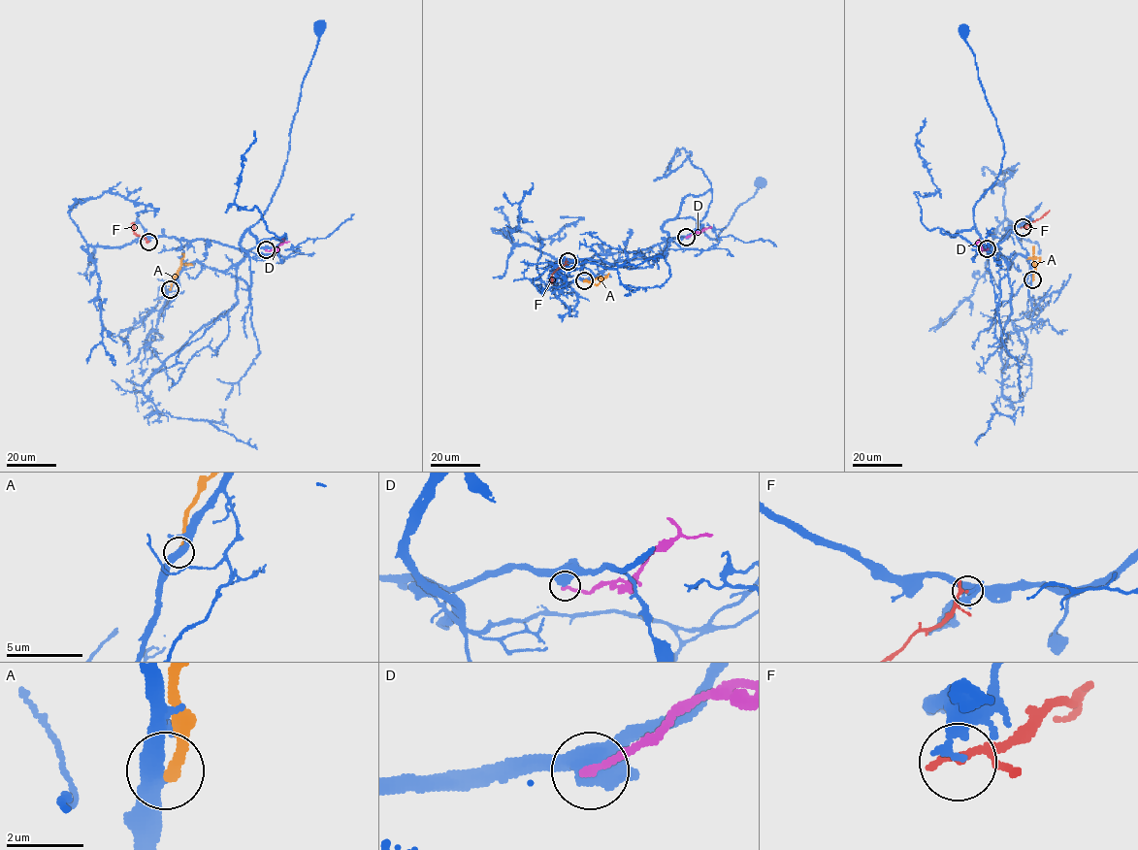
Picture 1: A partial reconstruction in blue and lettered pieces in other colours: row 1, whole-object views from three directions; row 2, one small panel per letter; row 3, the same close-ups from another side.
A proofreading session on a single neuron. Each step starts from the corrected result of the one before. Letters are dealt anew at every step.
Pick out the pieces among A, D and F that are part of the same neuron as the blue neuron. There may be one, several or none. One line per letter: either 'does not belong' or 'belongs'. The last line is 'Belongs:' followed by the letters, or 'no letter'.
A: does not belong
D: does not belong
F: does not belong
Belongs: no letter

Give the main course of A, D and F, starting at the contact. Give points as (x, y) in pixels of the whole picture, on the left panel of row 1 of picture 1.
A: (170, 289), (181, 264), (193, 265)
D: (265, 249), (270, 250), (289, 242)
F: (148, 242), (135, 234), (131, 223)

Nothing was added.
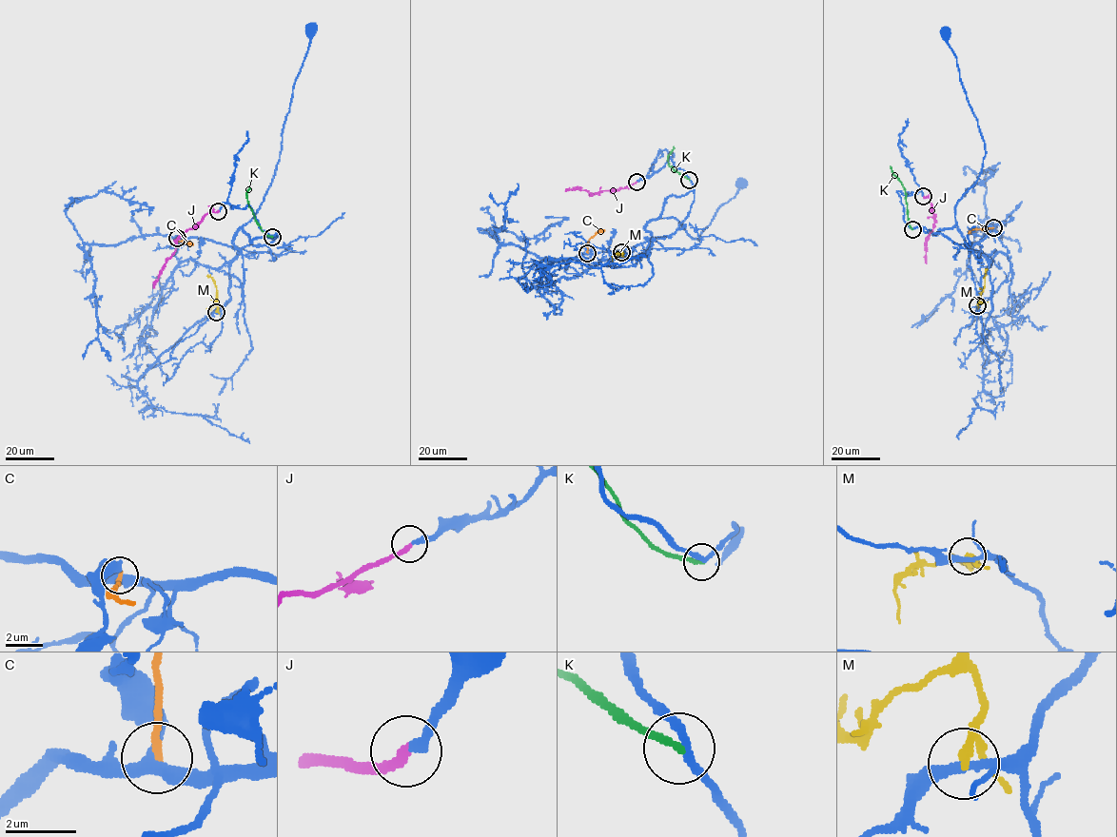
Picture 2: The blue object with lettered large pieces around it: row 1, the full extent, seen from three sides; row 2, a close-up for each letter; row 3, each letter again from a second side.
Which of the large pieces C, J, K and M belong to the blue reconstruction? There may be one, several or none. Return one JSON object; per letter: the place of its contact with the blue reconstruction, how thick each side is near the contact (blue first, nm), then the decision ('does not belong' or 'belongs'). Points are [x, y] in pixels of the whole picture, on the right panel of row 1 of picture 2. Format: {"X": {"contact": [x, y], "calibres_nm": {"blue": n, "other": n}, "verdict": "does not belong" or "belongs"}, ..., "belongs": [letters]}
{"C": {"contact": [993, 227], "calibres_nm": {"blue": 360, "other": 200}, "verdict": "does not belong"}, "J": {"contact": [923, 196], "calibres_nm": {"blue": 240, "other": 240}, "verdict": "belongs"}, "K": {"contact": [912, 229], "calibres_nm": {"blue": 220, "other": 200}, "verdict": "does not belong"}, "M": {"contact": [977, 305], "calibres_nm": {"blue": 220, "other": 150}, "verdict": "does not belong"}, "belongs": ["J"]}

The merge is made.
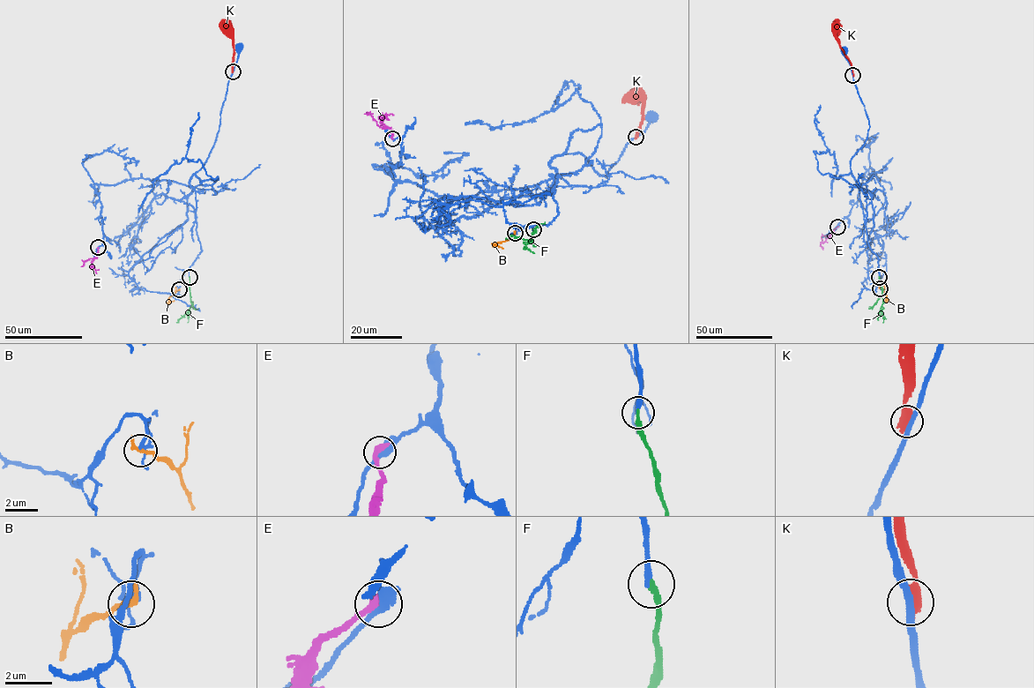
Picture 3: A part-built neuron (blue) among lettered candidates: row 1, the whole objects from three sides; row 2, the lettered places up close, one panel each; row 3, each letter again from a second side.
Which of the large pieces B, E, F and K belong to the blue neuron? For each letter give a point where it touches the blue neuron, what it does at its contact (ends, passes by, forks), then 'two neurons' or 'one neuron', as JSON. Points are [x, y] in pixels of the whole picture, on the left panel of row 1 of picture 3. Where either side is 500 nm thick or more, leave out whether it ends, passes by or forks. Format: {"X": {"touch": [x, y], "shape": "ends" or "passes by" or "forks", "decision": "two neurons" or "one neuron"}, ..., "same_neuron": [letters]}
{"B": {"touch": [179, 289], "shape": "ends", "decision": "two neurons"}, "E": {"touch": [98, 247], "shape": "ends", "decision": "two neurons"}, "F": {"touch": [189, 277], "shape": "ends", "decision": "one neuron"}, "K": {"touch": [233, 71], "decision": "two neurons"}, "same_neuron": ["F"]}

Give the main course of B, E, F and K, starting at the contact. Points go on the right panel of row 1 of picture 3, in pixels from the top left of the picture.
B: (880, 288), (888, 299)
E: (837, 227), (821, 243), (822, 249)
F: (879, 277), (883, 302), (877, 317), (878, 320)
K: (852, 75), (851, 63), (836, 37), (837, 18)

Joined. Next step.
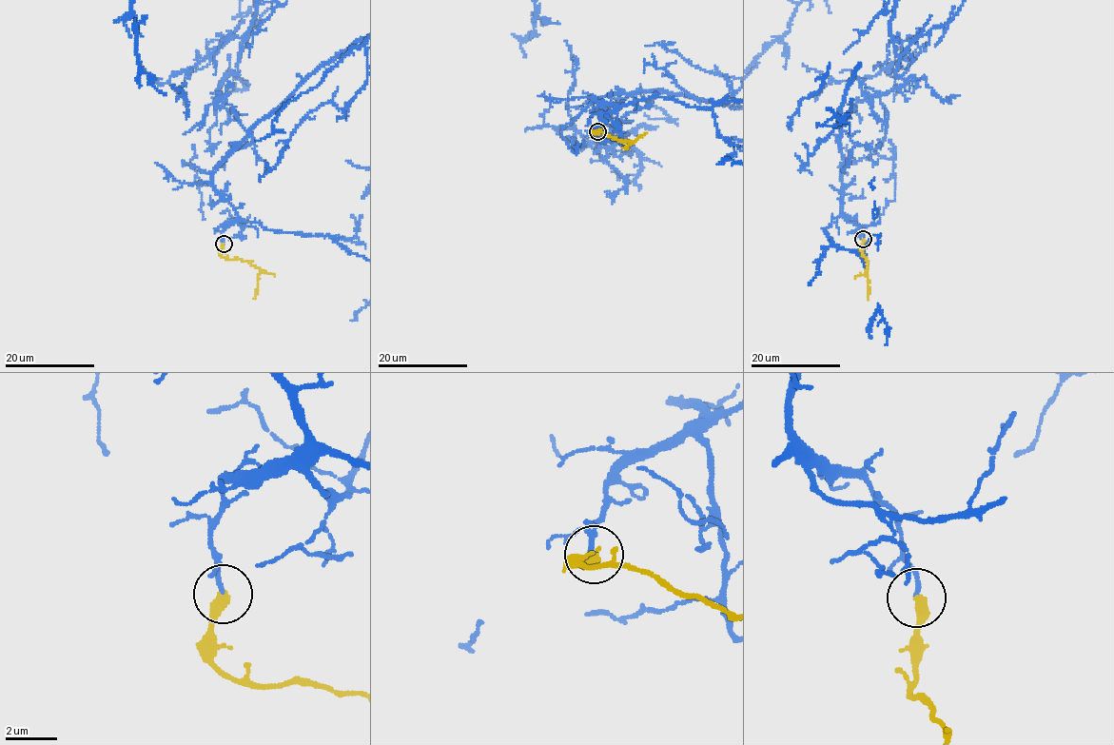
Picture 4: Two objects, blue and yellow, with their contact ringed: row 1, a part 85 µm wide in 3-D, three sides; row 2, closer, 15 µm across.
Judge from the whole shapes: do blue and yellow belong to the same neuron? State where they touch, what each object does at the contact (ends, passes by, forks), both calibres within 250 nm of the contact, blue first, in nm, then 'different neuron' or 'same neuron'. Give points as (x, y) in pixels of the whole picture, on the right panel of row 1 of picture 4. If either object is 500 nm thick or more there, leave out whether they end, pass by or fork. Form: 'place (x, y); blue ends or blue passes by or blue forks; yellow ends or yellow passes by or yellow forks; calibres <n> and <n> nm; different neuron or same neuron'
place (863, 239); blue ends; yellow ends; calibres 170 and 440 nm; same neuron

